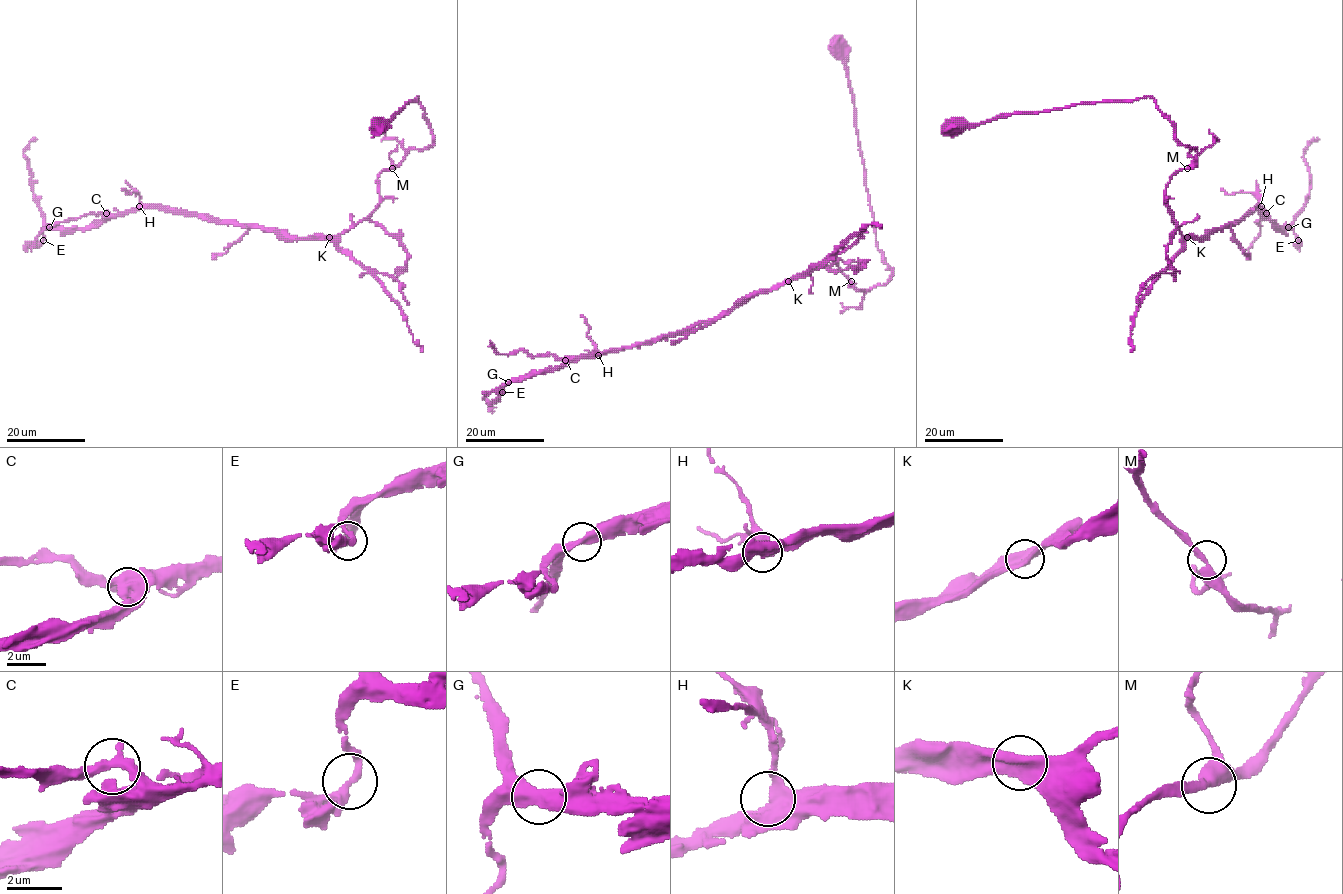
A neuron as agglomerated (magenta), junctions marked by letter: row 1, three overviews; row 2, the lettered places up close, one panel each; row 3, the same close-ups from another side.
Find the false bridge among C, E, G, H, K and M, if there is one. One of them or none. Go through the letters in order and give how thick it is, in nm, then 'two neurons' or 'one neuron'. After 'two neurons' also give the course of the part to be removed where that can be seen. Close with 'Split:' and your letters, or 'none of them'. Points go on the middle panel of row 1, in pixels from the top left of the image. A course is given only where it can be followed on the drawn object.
C: 400 nm thick; one neuron
E: 340 nm thick; one neuron
G: 460 nm thick; one neuron
H: 400 nm thick; one neuron
K: 500 nm thick; one neuron
M: 340 nm thick; one neuron
Split: none of them

